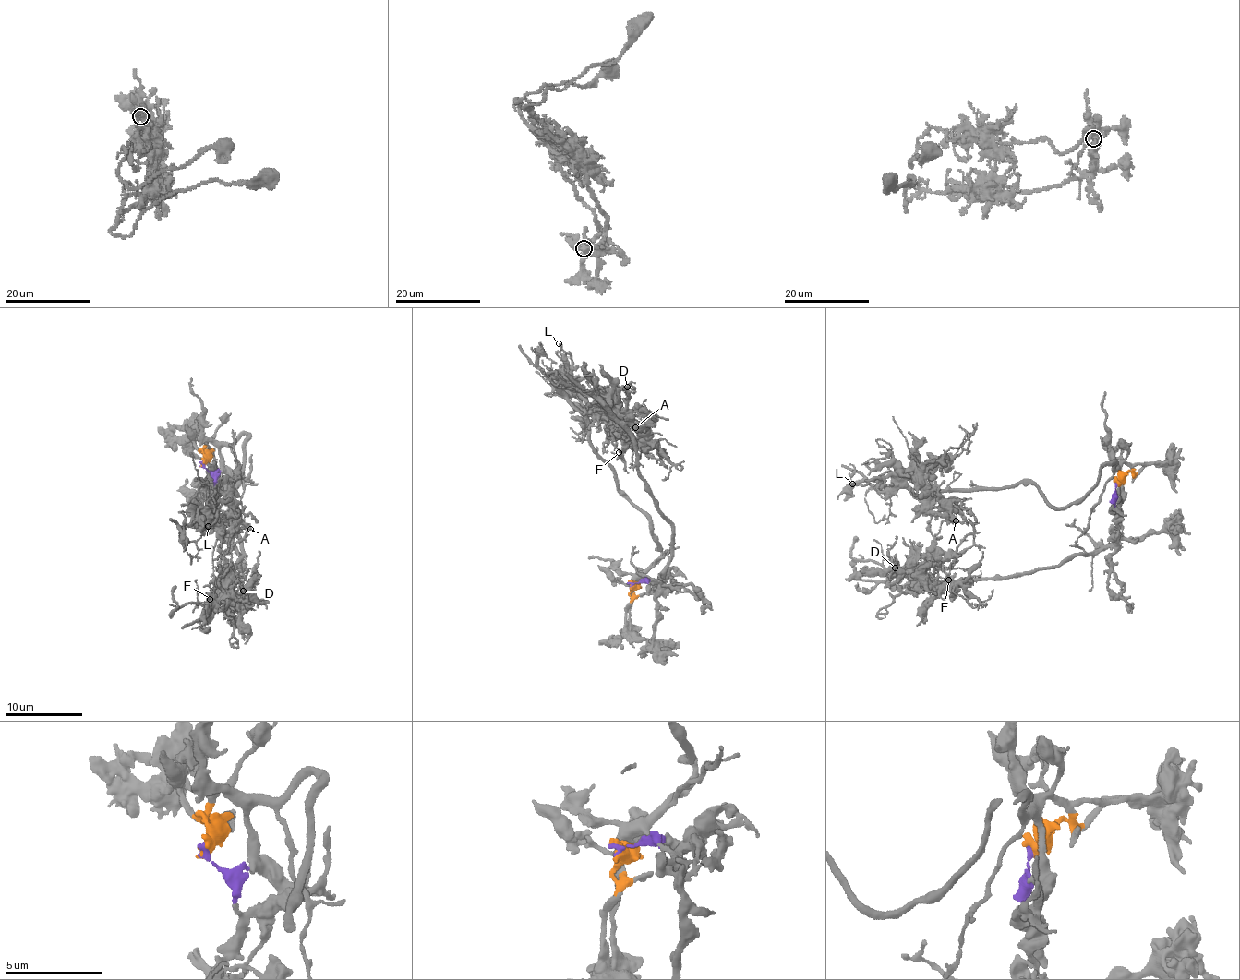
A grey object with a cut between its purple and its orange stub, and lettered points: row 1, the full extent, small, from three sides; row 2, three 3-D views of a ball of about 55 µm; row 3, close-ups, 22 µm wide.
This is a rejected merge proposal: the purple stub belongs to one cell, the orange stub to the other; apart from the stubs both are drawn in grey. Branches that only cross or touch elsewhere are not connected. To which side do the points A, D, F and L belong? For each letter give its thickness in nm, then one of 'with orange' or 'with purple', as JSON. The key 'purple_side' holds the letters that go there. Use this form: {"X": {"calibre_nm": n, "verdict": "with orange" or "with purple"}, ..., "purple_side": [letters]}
{"A": {"calibre_nm": 380, "verdict": "with orange"}, "D": {"calibre_nm": 110, "verdict": "with purple"}, "F": {"calibre_nm": 100, "verdict": "with purple"}, "L": {"calibre_nm": 120, "verdict": "with orange"}, "purple_side": ["D", "F"]}

